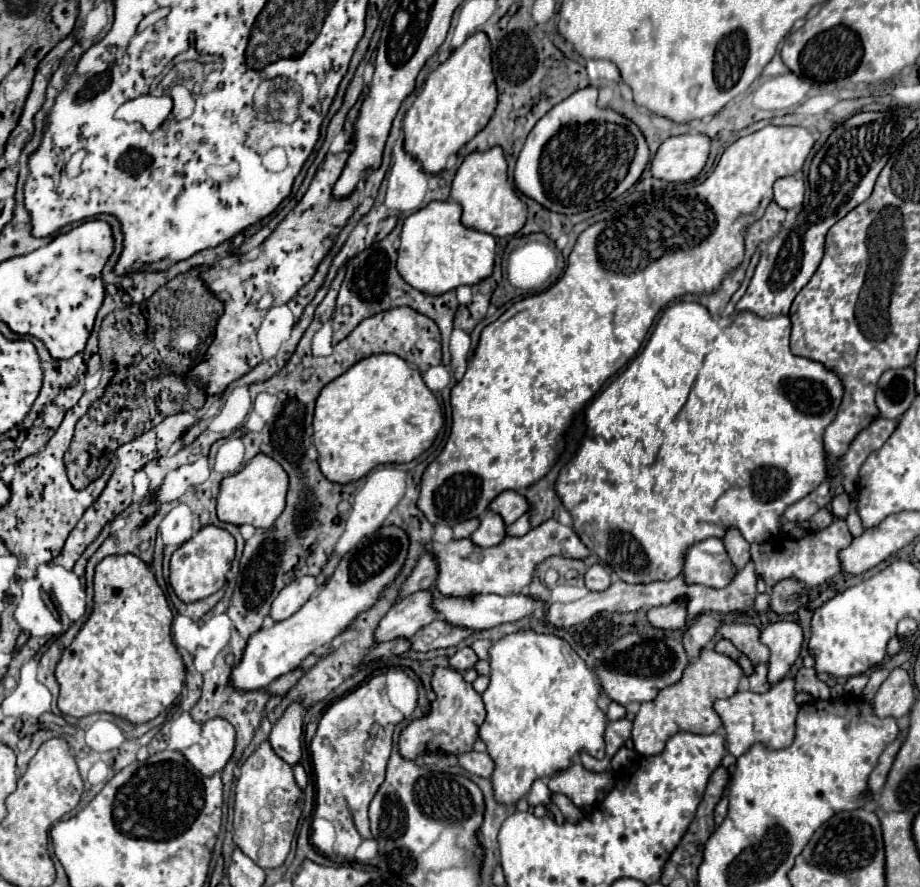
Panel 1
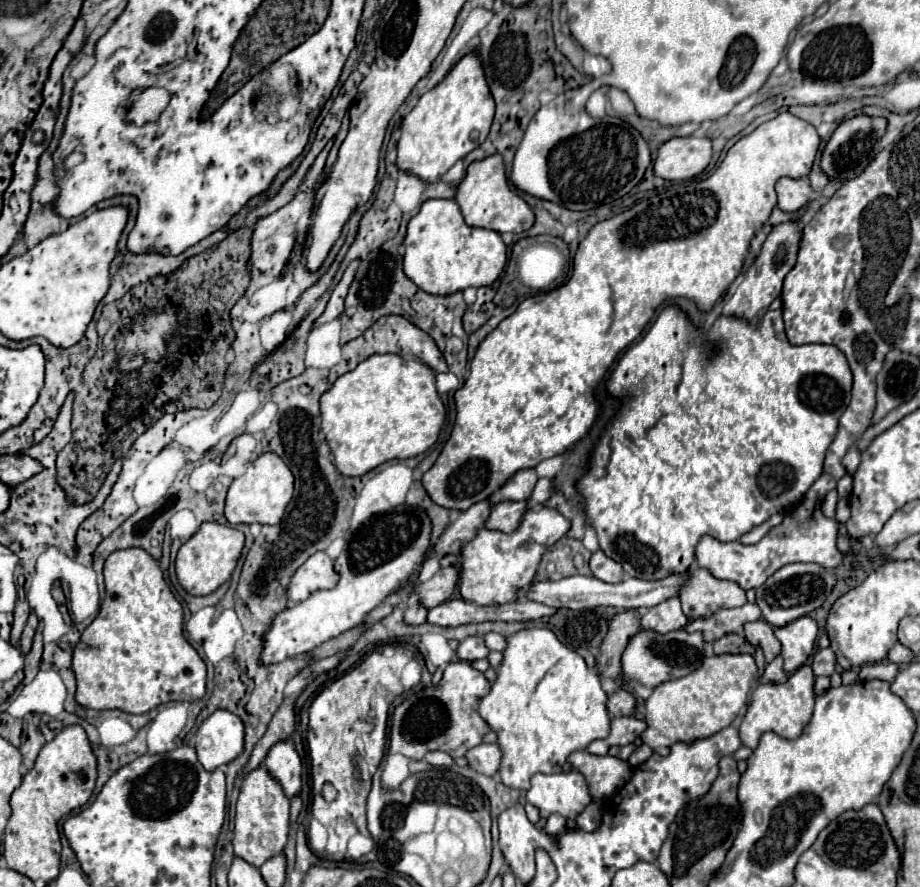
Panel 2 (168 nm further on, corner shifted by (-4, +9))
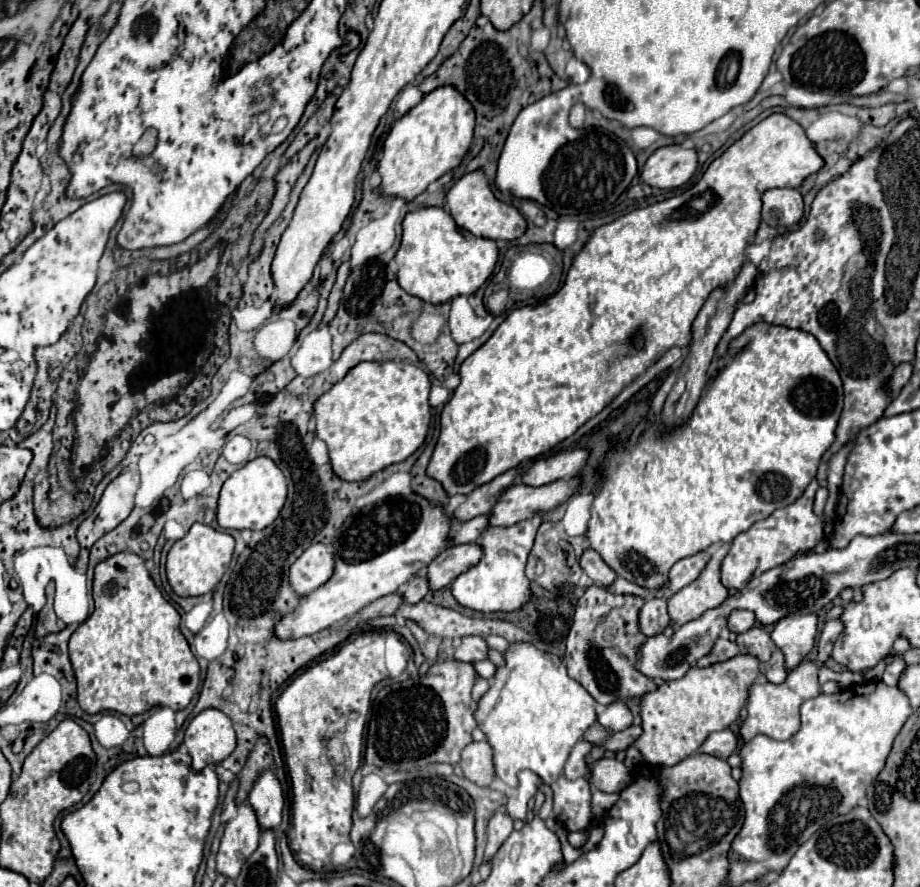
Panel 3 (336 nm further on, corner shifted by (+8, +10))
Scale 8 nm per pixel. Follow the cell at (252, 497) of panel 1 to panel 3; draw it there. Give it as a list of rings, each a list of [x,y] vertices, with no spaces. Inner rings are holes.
[[[258,456],[224,482],[218,500],[218,524],[226,530],[264,530],[278,518],[286,496],[288,486],[282,470],[270,458]]]

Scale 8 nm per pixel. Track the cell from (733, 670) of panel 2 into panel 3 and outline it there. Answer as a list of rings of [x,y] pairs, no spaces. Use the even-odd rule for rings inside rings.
[[[738,654],[728,662],[708,668],[690,668],[684,678],[662,682],[658,690],[642,696],[642,736],[634,746],[650,766],[674,766],[698,752],[702,742],[716,730],[726,730],[738,720],[746,704],[748,690],[760,676],[760,660],[750,654]]]

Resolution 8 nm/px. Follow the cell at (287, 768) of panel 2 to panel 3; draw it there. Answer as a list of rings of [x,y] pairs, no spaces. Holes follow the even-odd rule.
[[[266,770],[258,778],[256,786],[252,788],[252,792],[248,796],[248,806],[256,812],[260,832],[278,830],[280,820],[282,820],[284,796],[282,796],[280,782],[272,770]]]

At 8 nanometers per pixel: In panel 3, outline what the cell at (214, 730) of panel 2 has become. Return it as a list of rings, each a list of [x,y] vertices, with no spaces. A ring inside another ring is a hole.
[[[216,708],[200,712],[190,720],[184,732],[184,746],[192,756],[194,770],[202,770],[208,764],[222,762],[236,748],[232,720]]]

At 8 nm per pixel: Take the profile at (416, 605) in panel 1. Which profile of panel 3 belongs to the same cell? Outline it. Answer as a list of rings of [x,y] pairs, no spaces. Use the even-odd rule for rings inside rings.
[[[476,542],[448,546],[426,568],[430,588],[440,590],[440,588],[448,586],[456,576],[460,576],[462,572],[476,566],[476,562],[480,558],[482,558],[482,546]]]

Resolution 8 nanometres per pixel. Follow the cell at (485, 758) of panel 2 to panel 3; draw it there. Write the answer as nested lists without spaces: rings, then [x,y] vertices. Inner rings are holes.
[[[472,742],[462,750],[460,762],[464,776],[478,786],[490,786],[494,780],[492,746],[488,742]]]

